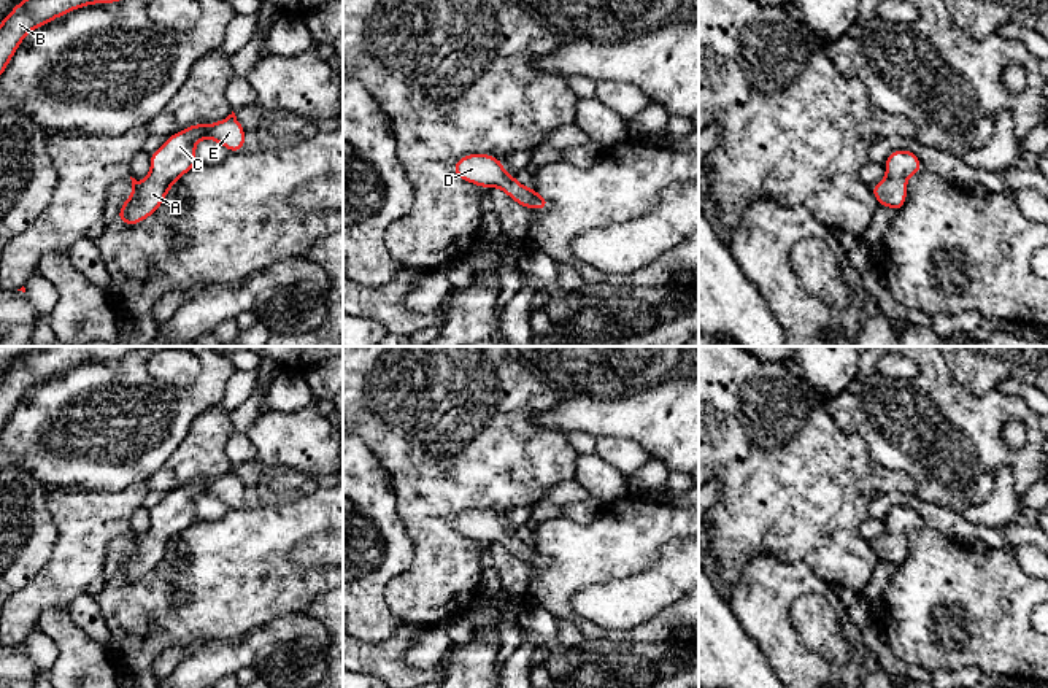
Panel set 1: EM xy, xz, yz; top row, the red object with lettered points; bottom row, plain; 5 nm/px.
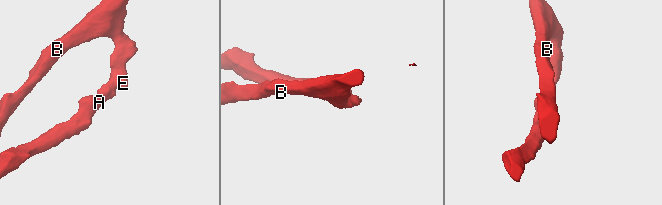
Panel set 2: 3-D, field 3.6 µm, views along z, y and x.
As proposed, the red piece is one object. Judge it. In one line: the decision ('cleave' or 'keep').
keep

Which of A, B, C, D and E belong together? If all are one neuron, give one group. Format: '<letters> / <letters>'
A B C D E

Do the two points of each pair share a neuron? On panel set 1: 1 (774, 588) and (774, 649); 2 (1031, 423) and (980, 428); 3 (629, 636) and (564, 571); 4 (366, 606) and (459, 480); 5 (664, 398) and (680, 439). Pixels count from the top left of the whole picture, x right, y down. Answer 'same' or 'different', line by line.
1: same
2: same
3: same
4: different
5: same

